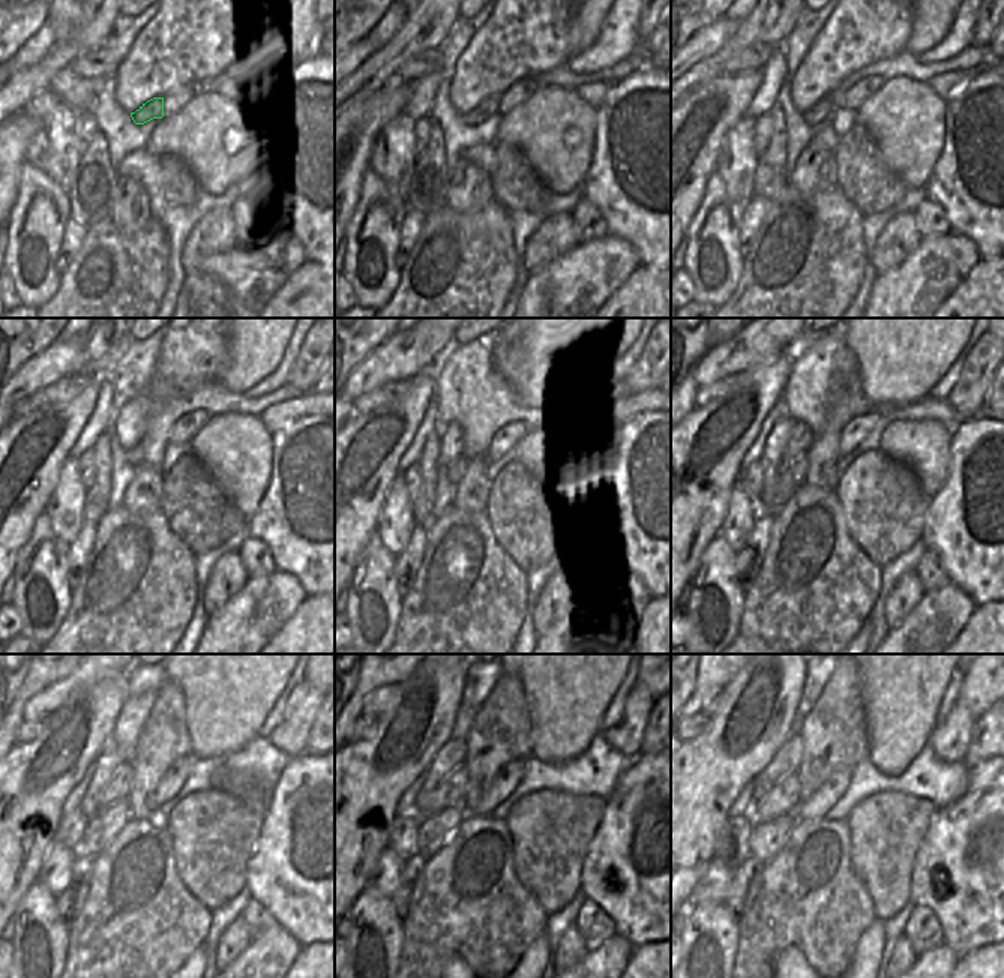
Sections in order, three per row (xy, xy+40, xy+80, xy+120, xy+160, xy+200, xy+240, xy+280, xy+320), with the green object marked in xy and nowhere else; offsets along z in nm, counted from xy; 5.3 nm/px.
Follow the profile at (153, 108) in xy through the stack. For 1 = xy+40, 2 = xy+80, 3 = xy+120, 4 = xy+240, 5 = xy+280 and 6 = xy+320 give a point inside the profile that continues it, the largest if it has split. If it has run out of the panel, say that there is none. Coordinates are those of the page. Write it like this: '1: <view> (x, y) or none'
1: xy+40 (489, 107)
2: xy+80 (823, 110)
3: xy+120 (135, 455)
4: xy+240 (86, 836)
5: xy+280 (411, 834)
6: xy+320 (740, 839)

